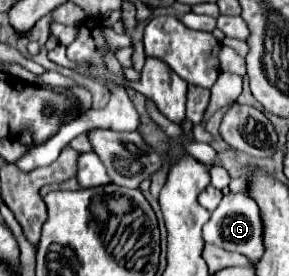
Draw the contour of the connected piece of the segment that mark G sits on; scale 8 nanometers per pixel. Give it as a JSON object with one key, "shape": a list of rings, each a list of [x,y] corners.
{"shape":[[[233,192],[225,194],[221,204],[213,210],[209,222],[203,226],[203,240],[223,250],[239,252],[249,256],[251,260],[259,260],[265,252],[265,246],[263,246],[263,220],[257,202],[247,194],[233,194]]]}

